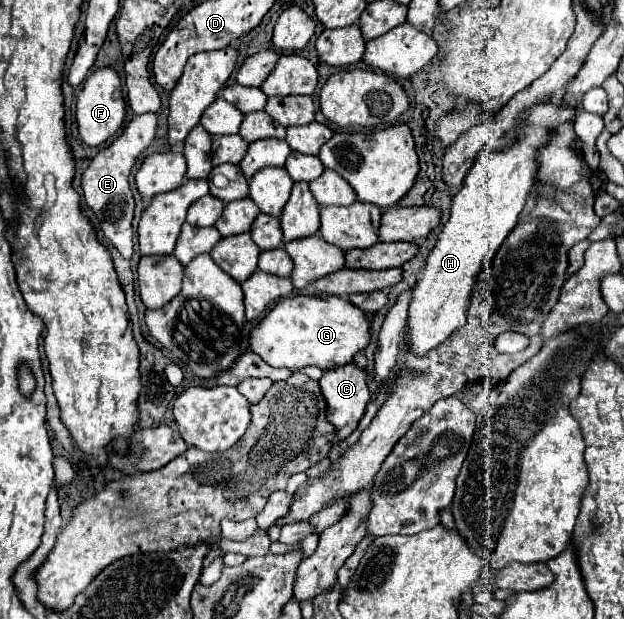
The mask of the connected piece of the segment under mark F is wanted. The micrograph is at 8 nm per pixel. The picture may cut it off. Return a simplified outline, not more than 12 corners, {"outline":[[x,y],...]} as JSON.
{"outline":[[99,68],[77,96],[79,138],[101,146],[121,130],[115,70]]}

